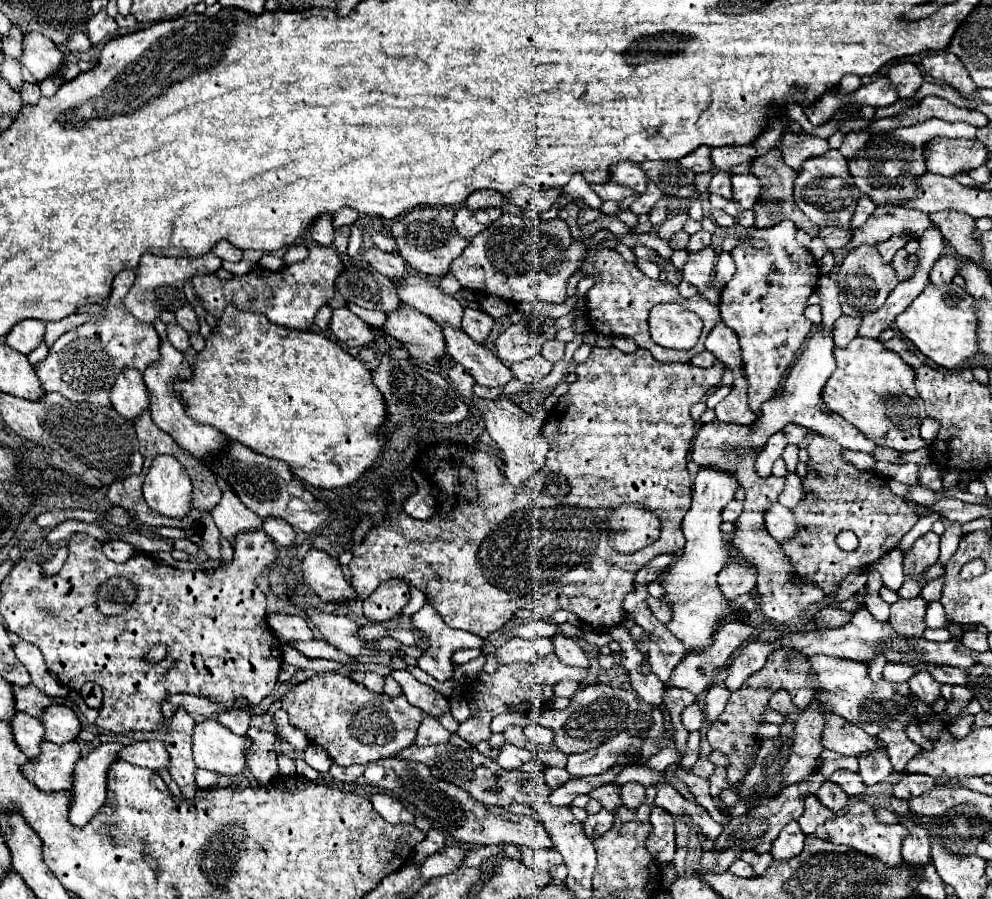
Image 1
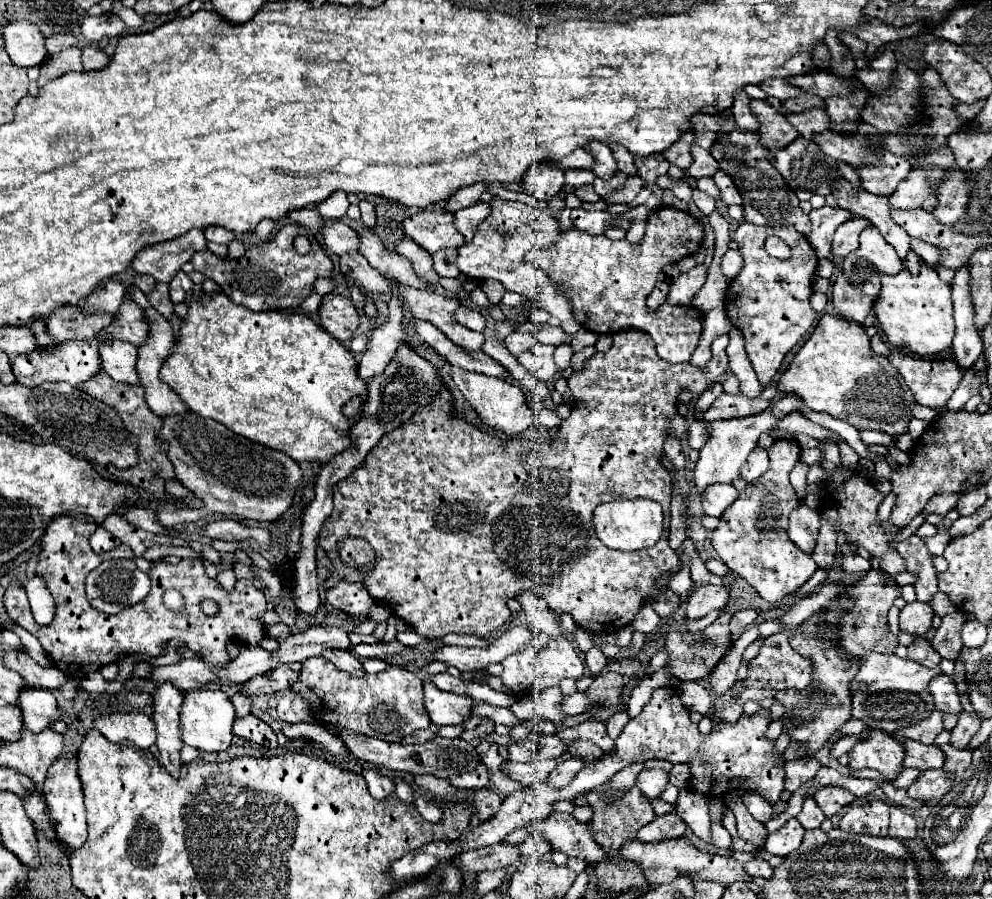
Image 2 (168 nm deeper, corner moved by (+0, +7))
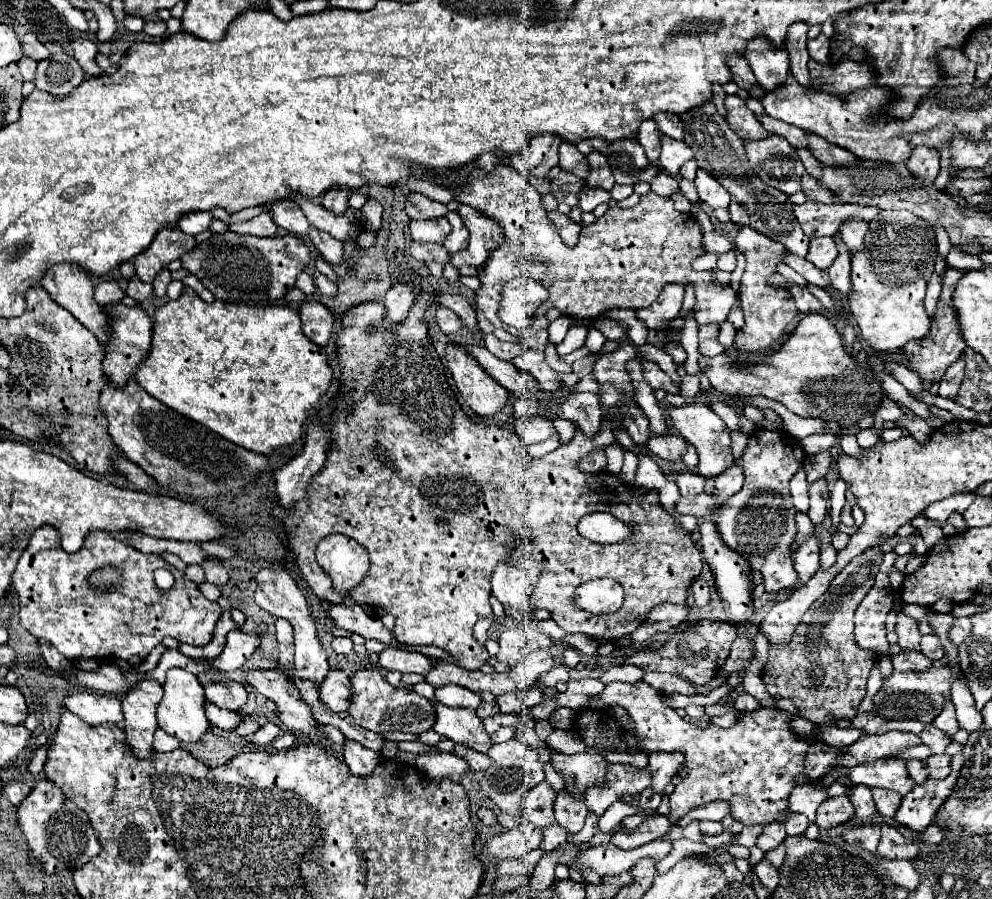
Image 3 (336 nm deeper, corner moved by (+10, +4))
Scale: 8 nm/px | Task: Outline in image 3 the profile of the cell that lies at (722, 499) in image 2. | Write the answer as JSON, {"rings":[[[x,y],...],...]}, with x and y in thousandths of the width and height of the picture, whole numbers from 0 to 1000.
{"rings":[[[688,524],[688,526],[683,528],[681,537],[683,537],[683,542],[685,542],[685,551],[698,555],[698,553],[710,548],[710,537],[712,537],[712,533],[706,531],[706,528],[702,528],[702,526],[698,526],[698,524]]]}

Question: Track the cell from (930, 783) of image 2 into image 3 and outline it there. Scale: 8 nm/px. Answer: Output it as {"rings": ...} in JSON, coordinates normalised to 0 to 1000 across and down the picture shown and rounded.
{"rings":[[[958,860],[954,867],[933,867],[931,871],[921,873],[921,878],[909,889],[909,895],[903,904],[903,915],[913,918],[921,924],[931,924],[940,915],[946,898],[960,880],[964,867],[966,860]]]}

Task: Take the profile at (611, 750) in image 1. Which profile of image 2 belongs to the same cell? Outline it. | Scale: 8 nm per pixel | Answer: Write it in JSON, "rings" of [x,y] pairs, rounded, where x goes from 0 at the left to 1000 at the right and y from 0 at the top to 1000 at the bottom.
{"rings":[[[575,841],[573,845],[563,845],[563,850],[560,850],[560,854],[556,857],[556,861],[552,863],[550,872],[556,874],[558,879],[569,879],[569,877],[577,870],[577,865],[583,861],[583,857],[585,857],[587,852],[589,852],[589,845],[587,845],[587,843]]]}

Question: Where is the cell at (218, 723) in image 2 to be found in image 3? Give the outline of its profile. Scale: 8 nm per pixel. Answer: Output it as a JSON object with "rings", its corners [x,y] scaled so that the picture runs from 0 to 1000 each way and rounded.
{"rings":[[[171,744],[167,760],[165,760],[165,775],[159,784],[157,791],[159,806],[165,811],[169,818],[188,824],[188,826],[202,826],[206,824],[208,815],[212,813],[212,802],[208,798],[208,775],[206,775],[206,764],[200,760],[200,755],[185,746],[185,744]]]}

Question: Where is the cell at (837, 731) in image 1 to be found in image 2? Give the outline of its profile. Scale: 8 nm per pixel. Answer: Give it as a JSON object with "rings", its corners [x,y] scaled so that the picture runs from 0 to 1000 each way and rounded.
{"rings":[[[885,812],[877,814],[871,825],[865,825],[857,834],[857,857],[879,854],[887,859],[889,868],[903,868],[911,854],[911,830],[903,825],[897,816]]]}

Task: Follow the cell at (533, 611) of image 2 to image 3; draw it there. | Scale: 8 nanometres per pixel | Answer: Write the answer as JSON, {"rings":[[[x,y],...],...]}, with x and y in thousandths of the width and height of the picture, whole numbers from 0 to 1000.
{"rings":[[[504,626],[498,633],[496,662],[506,673],[528,680],[528,675],[534,675],[534,660],[536,660],[536,651],[532,648],[532,642],[526,631]]]}

